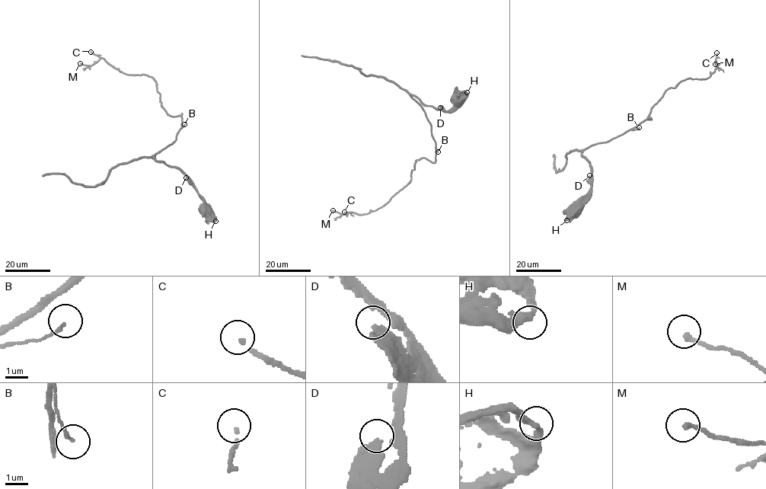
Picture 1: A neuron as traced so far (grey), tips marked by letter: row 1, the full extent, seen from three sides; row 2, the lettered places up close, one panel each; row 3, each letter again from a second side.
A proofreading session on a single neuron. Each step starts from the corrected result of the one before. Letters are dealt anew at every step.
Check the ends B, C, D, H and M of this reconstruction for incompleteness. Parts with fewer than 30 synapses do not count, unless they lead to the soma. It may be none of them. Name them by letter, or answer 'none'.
C, M

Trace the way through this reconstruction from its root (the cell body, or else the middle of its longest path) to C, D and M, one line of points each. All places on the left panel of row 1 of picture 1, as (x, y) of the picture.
C: (203, 211), (191, 180), (155, 158), (175, 140), (182, 114), (167, 113), (151, 77), (126, 75), (90, 52)
D: (203, 211), (204, 200), (186, 177)
M: (203, 211), (191, 180), (155, 158), (182, 119), (162, 107), (151, 77), (103, 59), (80, 63)

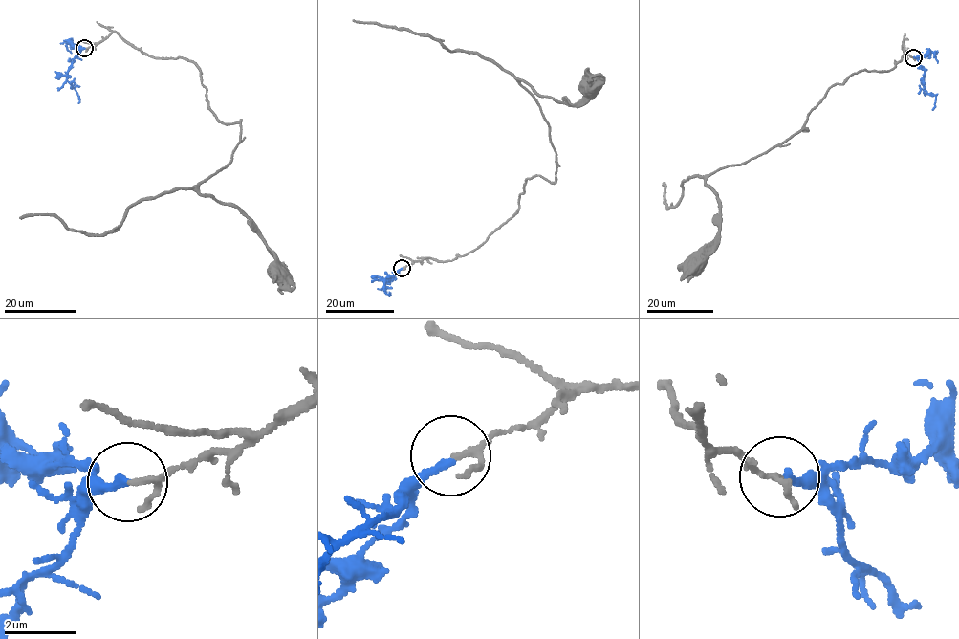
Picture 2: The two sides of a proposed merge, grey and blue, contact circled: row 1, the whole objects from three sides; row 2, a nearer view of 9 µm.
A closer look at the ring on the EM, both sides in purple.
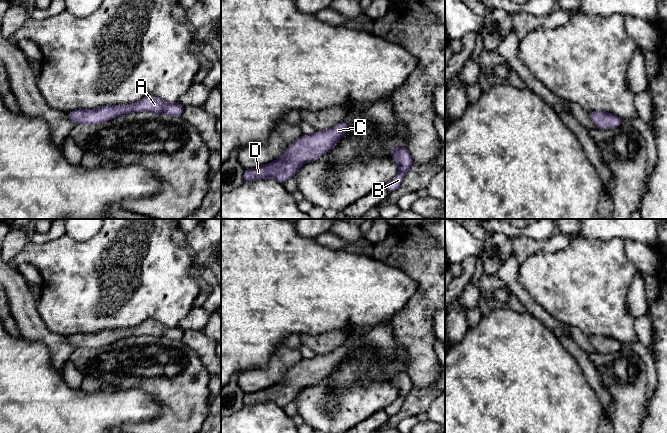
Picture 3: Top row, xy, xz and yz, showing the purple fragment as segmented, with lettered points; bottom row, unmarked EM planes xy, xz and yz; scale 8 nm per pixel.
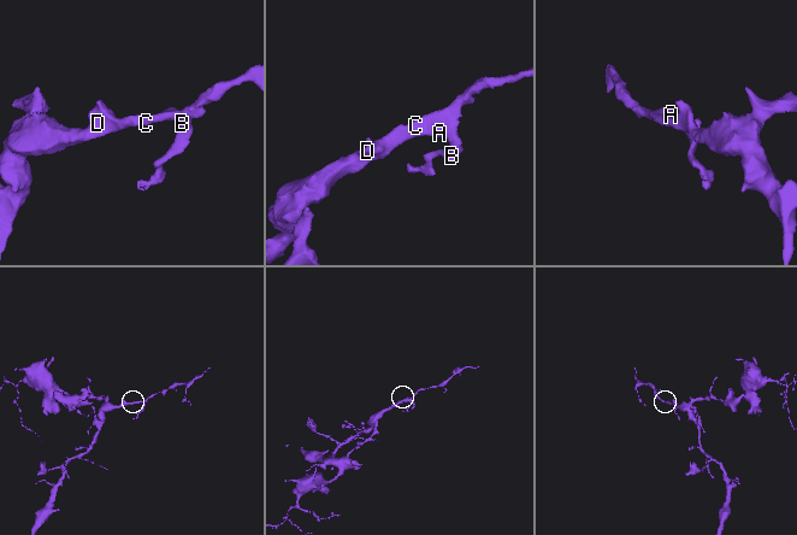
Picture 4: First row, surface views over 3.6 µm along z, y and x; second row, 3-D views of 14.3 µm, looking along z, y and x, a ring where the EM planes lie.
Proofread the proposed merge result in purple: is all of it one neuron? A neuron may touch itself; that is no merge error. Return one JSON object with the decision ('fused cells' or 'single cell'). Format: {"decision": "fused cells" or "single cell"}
{"decision": "single cell"}

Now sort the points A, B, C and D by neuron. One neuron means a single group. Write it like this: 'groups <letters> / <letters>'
groups A B C D

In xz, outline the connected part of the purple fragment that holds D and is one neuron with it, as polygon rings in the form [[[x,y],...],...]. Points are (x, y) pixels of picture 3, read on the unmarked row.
[[[344,343],[331,353],[315,355],[312,359],[302,359],[277,384],[261,391],[245,394],[244,406],[272,402],[281,408],[284,407],[293,402],[303,388],[314,385],[333,373],[347,353],[347,346]]]

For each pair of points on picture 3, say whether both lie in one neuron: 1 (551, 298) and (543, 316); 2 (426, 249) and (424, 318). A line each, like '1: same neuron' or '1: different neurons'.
1: different neurons
2: same neuron

